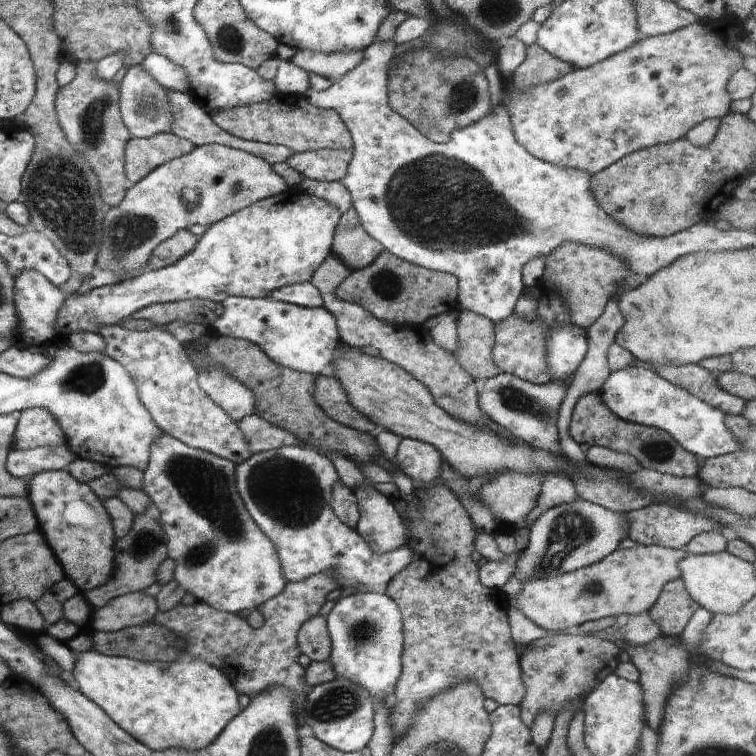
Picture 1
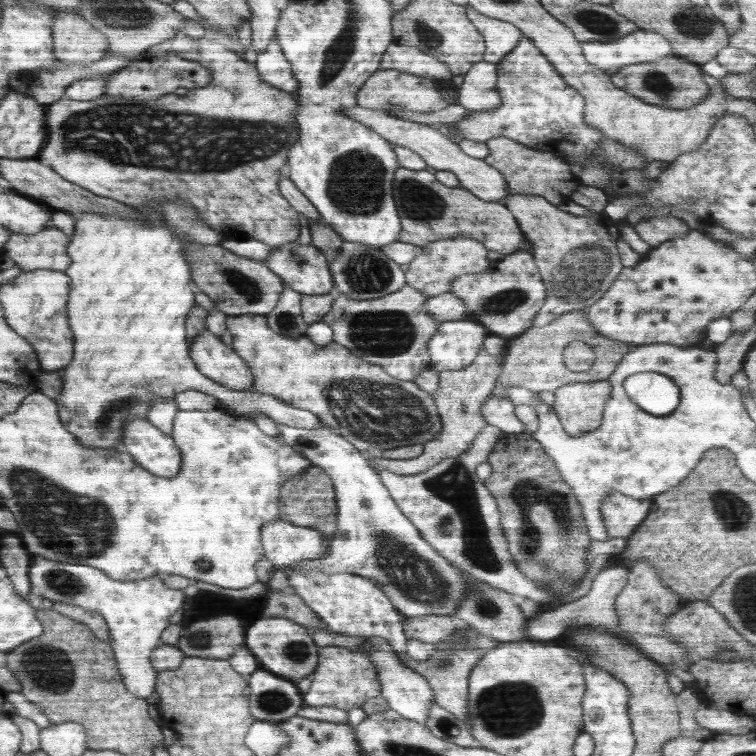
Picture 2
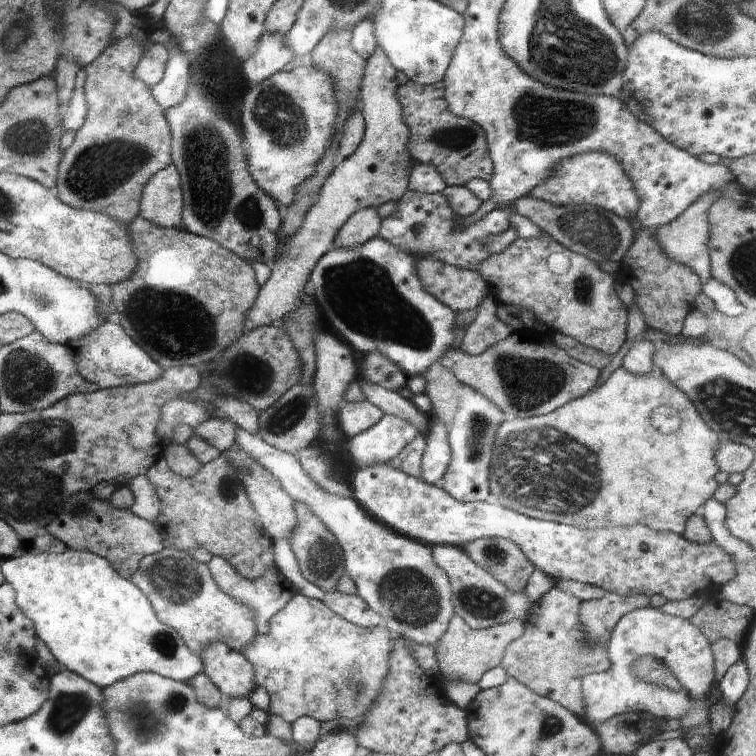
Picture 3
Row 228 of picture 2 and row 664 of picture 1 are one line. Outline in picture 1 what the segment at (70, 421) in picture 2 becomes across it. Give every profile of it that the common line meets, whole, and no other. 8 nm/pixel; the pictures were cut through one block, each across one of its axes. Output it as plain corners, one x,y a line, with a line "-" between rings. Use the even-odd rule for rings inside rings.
96,649
82,651
79,658
75,662
75,667
72,672
75,687
92,702
95,702
118,726
121,726
128,734
131,734
134,739
139,740
150,749
166,750
170,747
182,747
188,750
200,750
206,748
214,739
224,730
224,727
234,716
241,711
239,703
239,692
231,685
229,678
218,668
212,666
209,662
194,658
182,658
174,662
164,661
143,661
142,659
133,659
122,655
102,654

